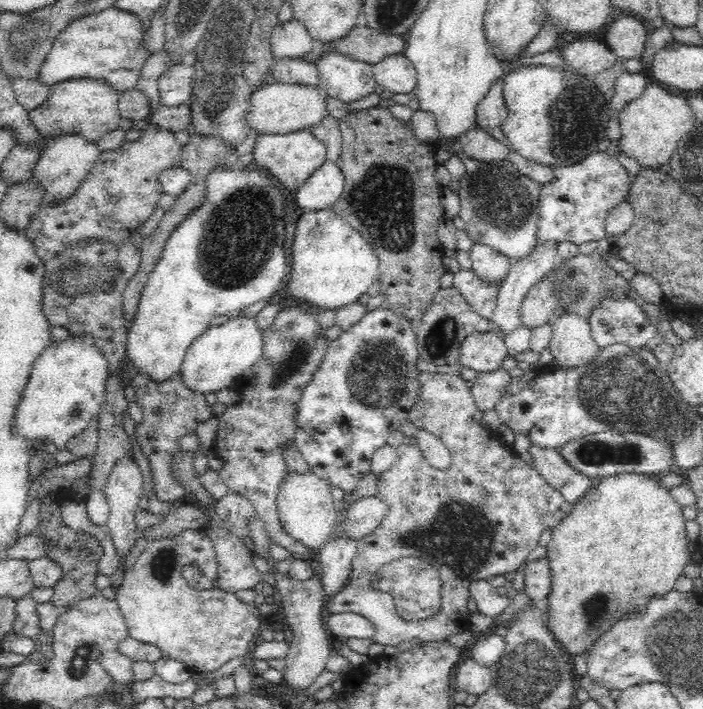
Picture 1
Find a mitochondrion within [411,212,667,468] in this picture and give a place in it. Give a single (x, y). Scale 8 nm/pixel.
(440, 338)

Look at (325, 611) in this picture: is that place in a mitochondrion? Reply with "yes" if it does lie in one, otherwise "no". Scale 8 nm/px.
no

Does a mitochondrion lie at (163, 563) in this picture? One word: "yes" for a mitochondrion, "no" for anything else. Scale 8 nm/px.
yes

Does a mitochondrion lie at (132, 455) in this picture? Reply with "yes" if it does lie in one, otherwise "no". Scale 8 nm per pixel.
no

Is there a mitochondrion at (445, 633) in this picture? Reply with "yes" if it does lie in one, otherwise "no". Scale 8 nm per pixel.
no

